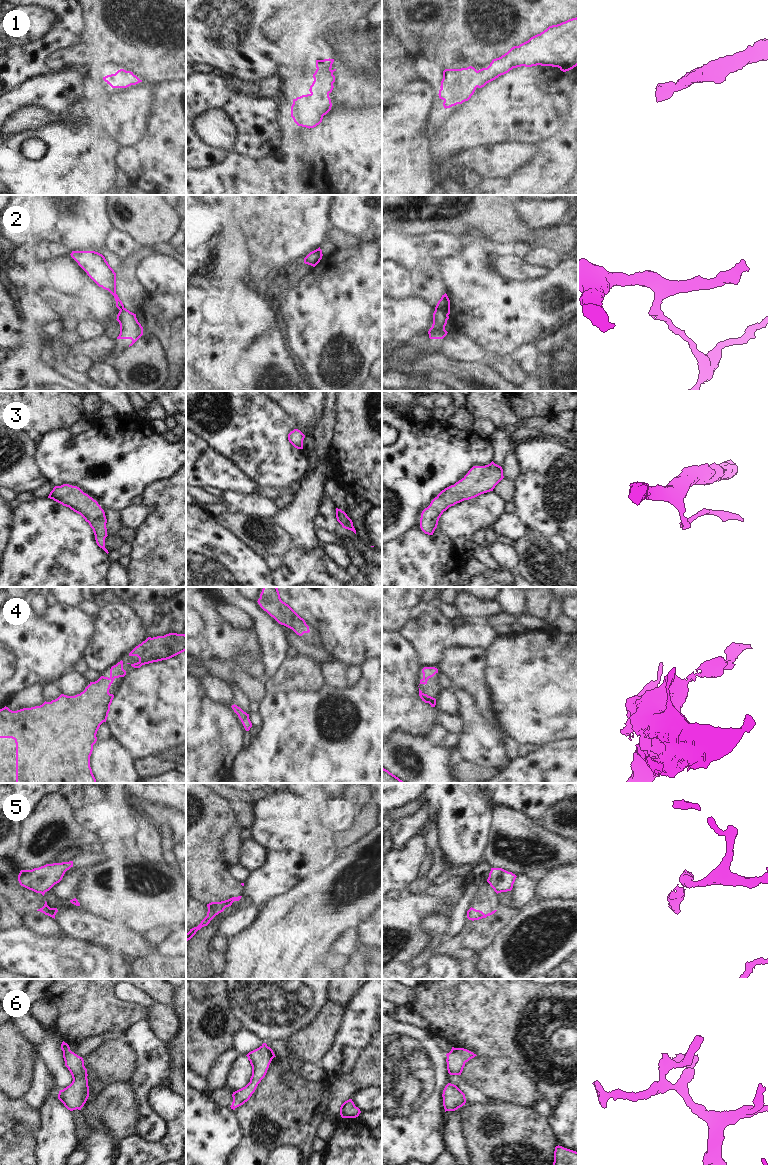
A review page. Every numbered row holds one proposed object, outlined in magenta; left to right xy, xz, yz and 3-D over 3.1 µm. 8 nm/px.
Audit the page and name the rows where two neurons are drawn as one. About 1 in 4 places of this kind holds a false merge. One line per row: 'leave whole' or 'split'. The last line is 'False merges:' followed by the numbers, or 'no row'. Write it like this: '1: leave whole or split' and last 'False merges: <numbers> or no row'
1: leave whole
2: split
3: leave whole
4: leave whole
5: split
6: leave whole
False merges: 2, 5

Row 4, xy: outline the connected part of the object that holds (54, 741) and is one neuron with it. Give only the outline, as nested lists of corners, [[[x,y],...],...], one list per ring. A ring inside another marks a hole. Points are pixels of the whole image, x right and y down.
[[[121,660],[110,669],[110,677],[101,676],[97,681],[90,682],[83,692],[75,696],[61,694],[51,702],[40,706],[12,711],[8,707],[0,709],[0,738],[12,738],[16,743],[16,783],[96,783],[90,767],[90,756],[93,745],[97,741],[97,731],[106,722],[110,705],[114,698],[109,693],[115,678],[124,677]]]

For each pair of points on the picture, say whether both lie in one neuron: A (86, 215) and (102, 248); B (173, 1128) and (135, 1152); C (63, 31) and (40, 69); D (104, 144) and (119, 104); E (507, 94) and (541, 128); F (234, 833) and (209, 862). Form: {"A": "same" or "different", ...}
{"A": "same", "B": "same", "C": "same", "D": "different", "E": "same", "F": "different"}

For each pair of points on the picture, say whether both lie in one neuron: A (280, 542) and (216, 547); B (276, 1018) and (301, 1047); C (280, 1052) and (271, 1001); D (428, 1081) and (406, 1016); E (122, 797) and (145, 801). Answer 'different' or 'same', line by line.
A: different
B: different
C: different
D: different
E: different

